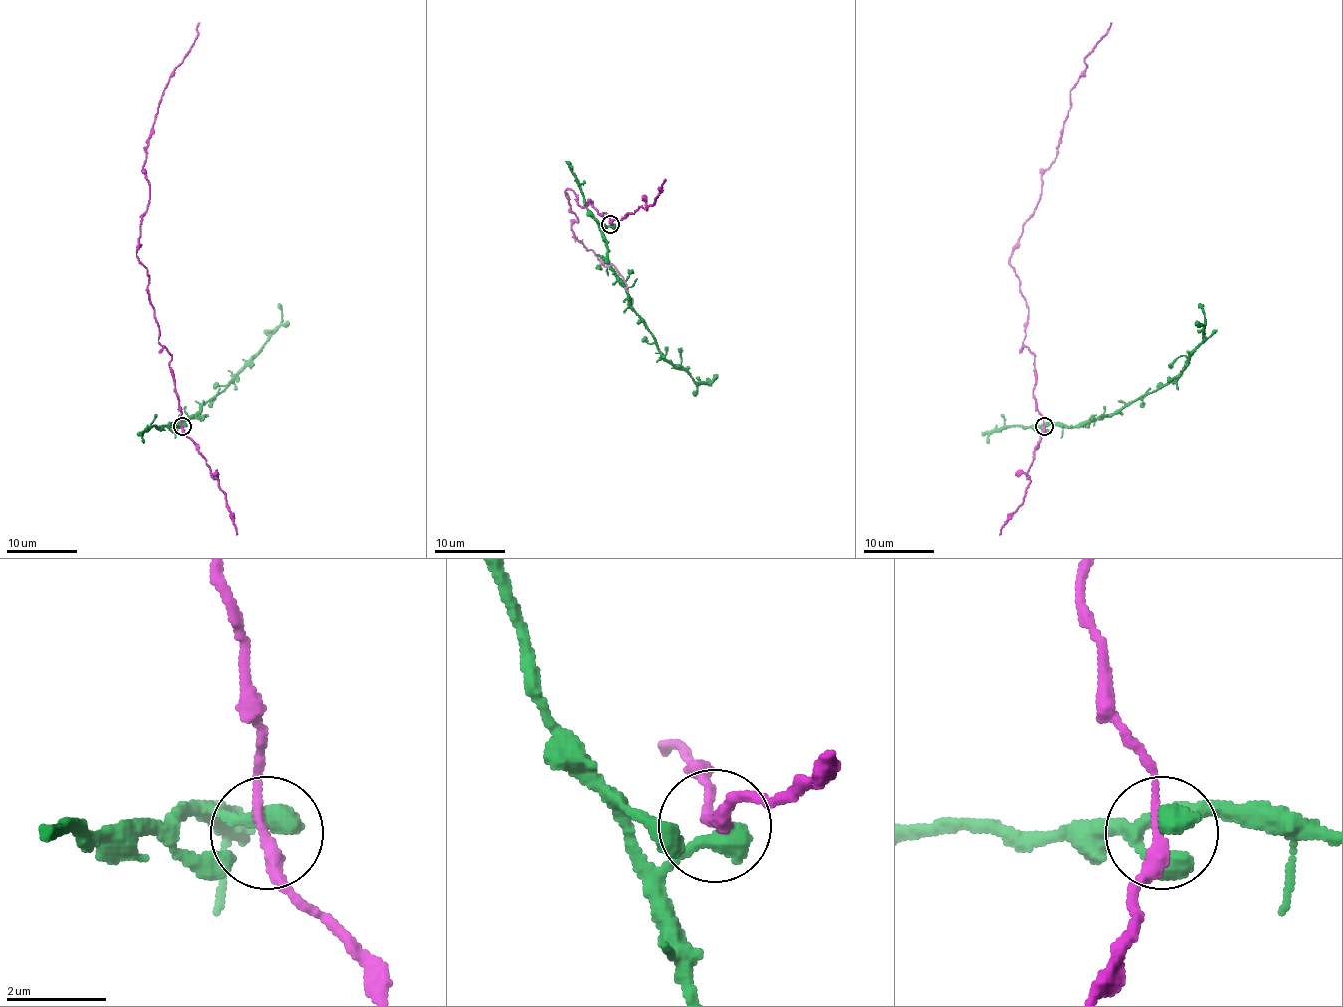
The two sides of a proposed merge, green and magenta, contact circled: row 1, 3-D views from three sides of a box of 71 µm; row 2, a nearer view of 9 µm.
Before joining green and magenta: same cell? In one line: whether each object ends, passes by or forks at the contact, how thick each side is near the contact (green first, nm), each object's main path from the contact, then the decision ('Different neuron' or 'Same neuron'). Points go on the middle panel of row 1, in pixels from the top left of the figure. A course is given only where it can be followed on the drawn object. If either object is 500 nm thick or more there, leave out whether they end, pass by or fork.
At the ring green ends. At the ring magenta passes by. Thickness 480 nm (green) against 240 nm. Course of green: (610, 224), (603, 231), (606, 261), (657, 351), (696, 382), (710, 384), (707, 377). Course of magenta: (610, 224), (564, 192), (578, 219), (575, 236), (620, 273), (627, 291). Same neuron

